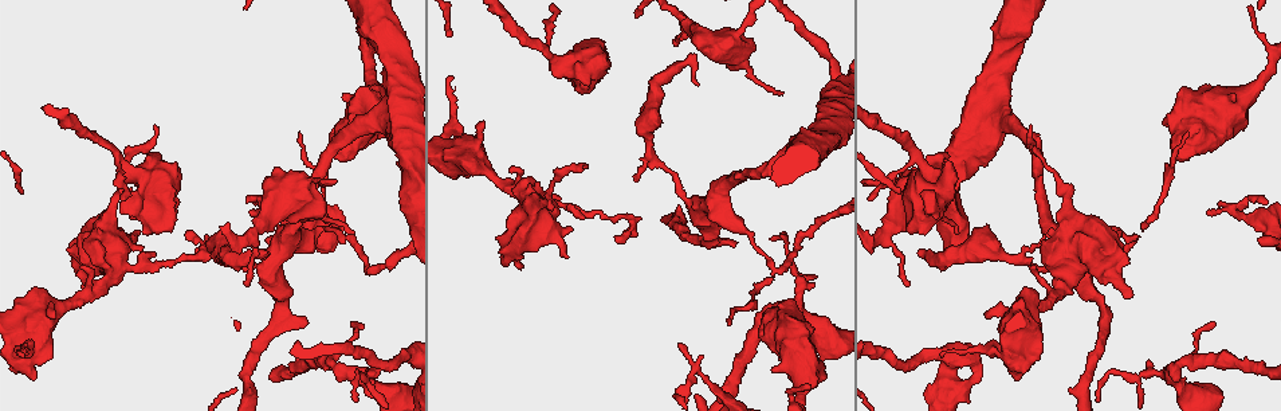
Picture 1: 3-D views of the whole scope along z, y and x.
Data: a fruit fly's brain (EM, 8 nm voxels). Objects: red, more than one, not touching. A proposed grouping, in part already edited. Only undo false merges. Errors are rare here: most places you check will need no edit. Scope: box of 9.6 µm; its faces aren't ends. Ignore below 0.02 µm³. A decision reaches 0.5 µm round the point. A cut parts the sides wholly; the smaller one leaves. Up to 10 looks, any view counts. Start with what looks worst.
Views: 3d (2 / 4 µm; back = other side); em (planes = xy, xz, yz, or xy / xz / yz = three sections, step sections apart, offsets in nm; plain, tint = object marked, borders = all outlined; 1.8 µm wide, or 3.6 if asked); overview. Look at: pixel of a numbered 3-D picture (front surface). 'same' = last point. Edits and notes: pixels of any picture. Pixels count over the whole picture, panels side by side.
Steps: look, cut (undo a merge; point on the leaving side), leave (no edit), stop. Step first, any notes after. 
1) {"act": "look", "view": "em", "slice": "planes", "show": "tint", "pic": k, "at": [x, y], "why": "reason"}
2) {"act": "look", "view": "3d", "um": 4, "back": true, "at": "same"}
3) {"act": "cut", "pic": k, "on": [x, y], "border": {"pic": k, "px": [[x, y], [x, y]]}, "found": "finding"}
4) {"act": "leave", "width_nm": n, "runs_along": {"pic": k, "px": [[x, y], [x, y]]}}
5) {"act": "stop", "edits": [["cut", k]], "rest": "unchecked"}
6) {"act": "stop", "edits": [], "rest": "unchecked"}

{"act": "look", "view": "3d", "um": 2, "pic": 1, "at": [728, 397], "why": "three arms meet"}

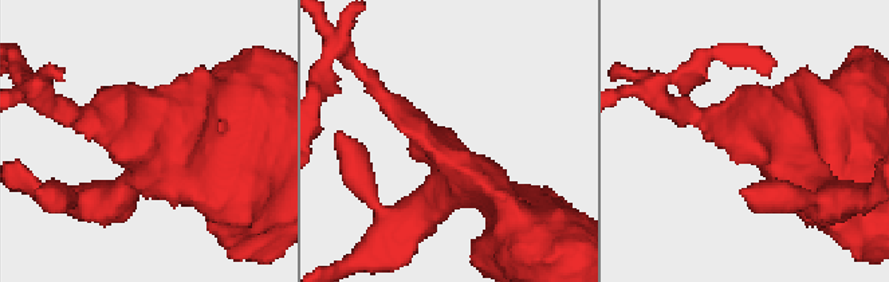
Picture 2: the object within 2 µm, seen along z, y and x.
{"act": "look", "view": "em", "um": 3.6, "slice": "yz", "step": 16, "show": "tint", "pic": 2, "at": [137, 150], "arms": 3, "why": "shape alone is not enough"}

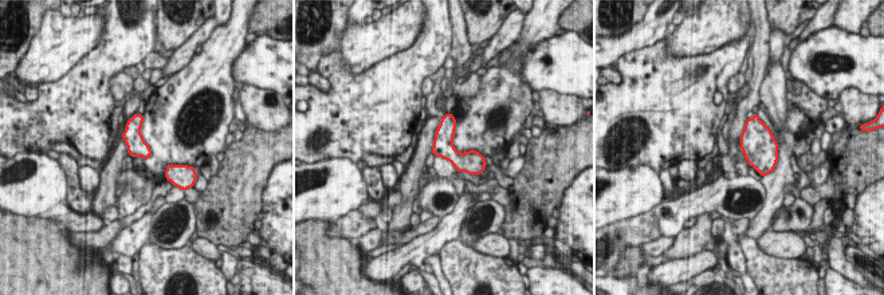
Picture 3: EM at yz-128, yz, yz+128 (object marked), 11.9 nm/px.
{"act": "look", "view": "em", "um": 3.6, "slice": "planes", "show": "tint", "at": "same"}

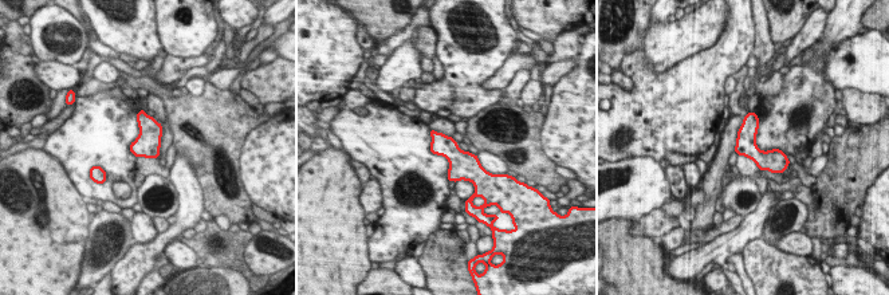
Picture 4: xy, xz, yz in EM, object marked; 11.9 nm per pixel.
{"act": "leave", "found": "all the same cell"}

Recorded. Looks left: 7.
{"act": "look", "view": "em", "um": 3.6, "slice": "xy", "step": 8, "show": "tint", "pic": 1, "at": [1099, 259], "why": "calibre changes"}

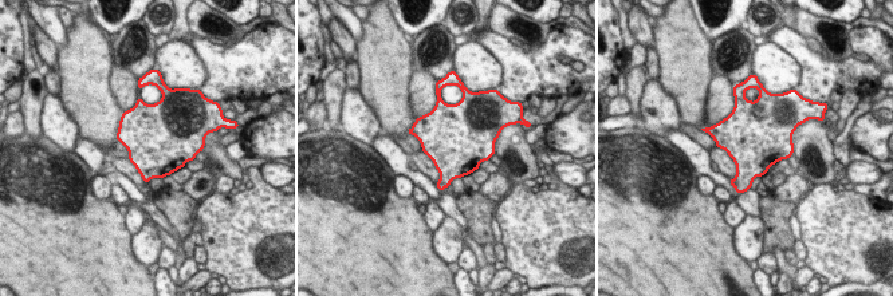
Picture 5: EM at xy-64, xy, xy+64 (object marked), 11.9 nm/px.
{"act": "look", "view": "em", "um": 3.6, "slice": "planes", "show": "borders", "at": "same"}

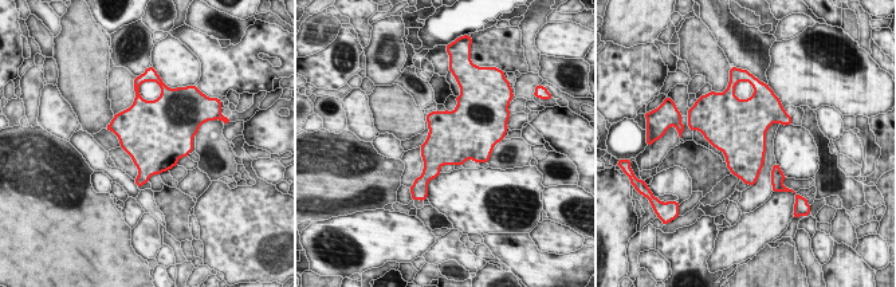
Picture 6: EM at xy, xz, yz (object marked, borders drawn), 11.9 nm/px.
{"act": "leave", "width_nm": 600, "found": "one cell here"}

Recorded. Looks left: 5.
{"act": "look", "view": "3d", "um": 4, "pic": 1, "at": [24, 335], "why": "sharp bend"}

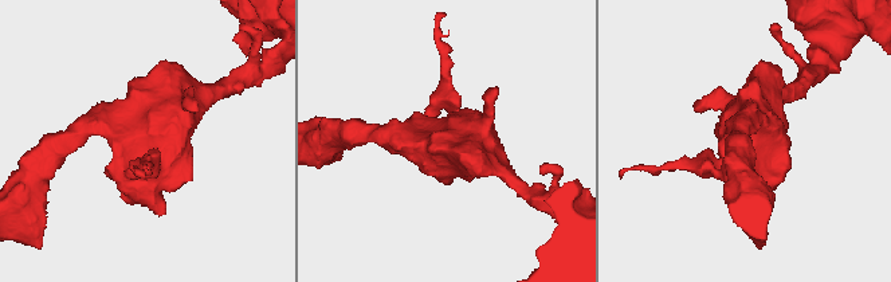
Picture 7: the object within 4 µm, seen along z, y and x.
{"act": "look", "view": "em", "um": 3.6, "slice": "xy", "step": 16, "show": "tint", "pic": 7, "at": [753, 143]}

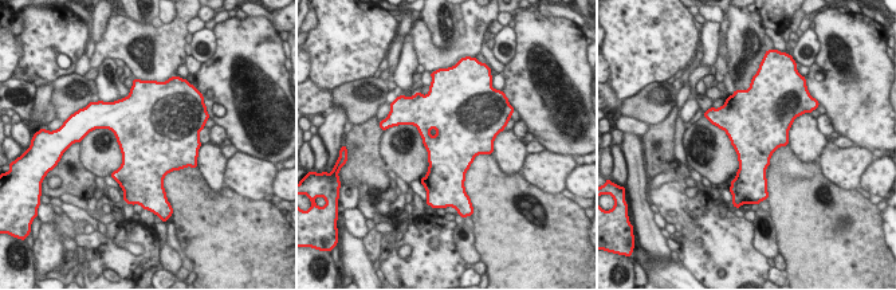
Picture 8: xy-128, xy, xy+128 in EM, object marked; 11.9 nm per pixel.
{"act": "look", "view": "em", "um": 3.6, "slice": "planes", "show": "borders", "at": "same", "why": "cut it another way"}

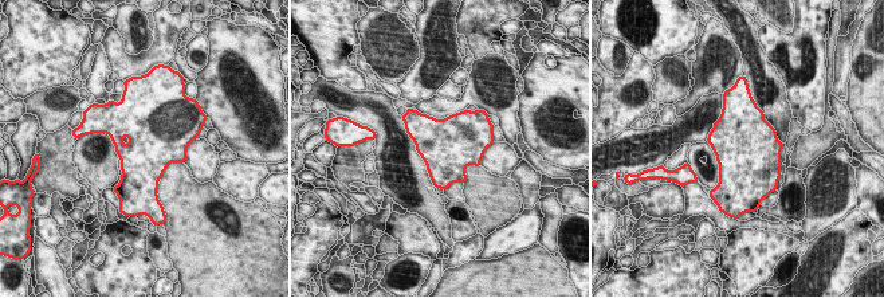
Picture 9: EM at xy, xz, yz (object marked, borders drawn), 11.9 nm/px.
{"act": "leave", "found": "all the same cell"}

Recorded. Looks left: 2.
{"act": "look", "view": "3d", "um": 2, "pic": 1, "at": [1011, 261], "why": "thick turns thin"}

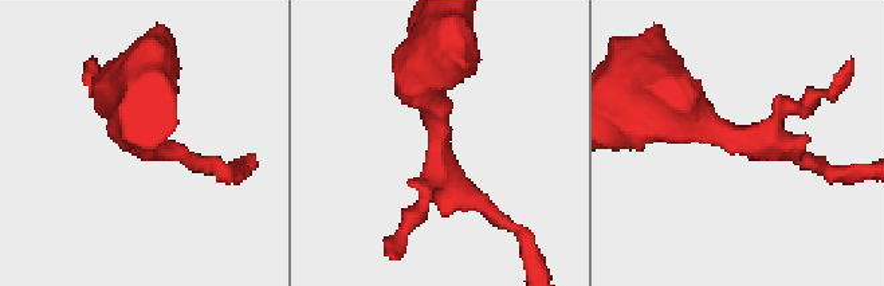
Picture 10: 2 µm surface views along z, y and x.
{"act": "look", "view": "em", "slice": "planes", "show": "tint", "pic": 10, "at": [737, 138], "why": "shape alone is not enough"}

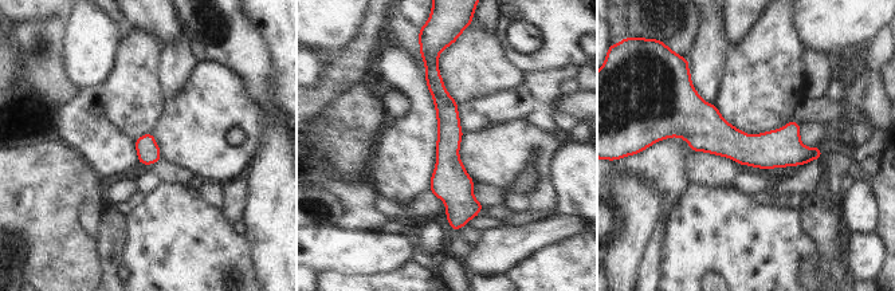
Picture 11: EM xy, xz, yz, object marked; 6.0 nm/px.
{"act": "leave", "runs_along": {"pic": 11, "px": [[432, 69], [448, 120], [456, 225]]}, "found": "one cell here"}

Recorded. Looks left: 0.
{"act": "stop", "edits": [], "rest": "unchecked"}

